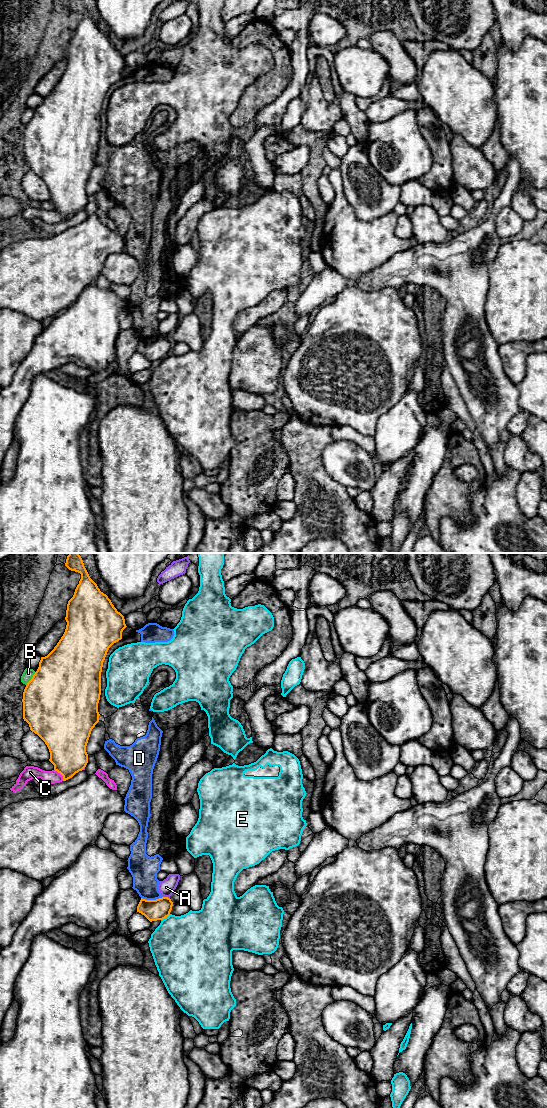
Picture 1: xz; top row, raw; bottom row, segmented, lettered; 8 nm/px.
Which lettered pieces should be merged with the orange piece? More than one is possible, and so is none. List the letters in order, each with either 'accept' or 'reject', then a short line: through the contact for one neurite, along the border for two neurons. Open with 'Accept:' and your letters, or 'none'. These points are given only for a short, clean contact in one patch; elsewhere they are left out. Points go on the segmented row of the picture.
Accept: none
A: reject; line xz (164, 896), (169, 898)
B: reject
C: reject
D: reject
E: reject

